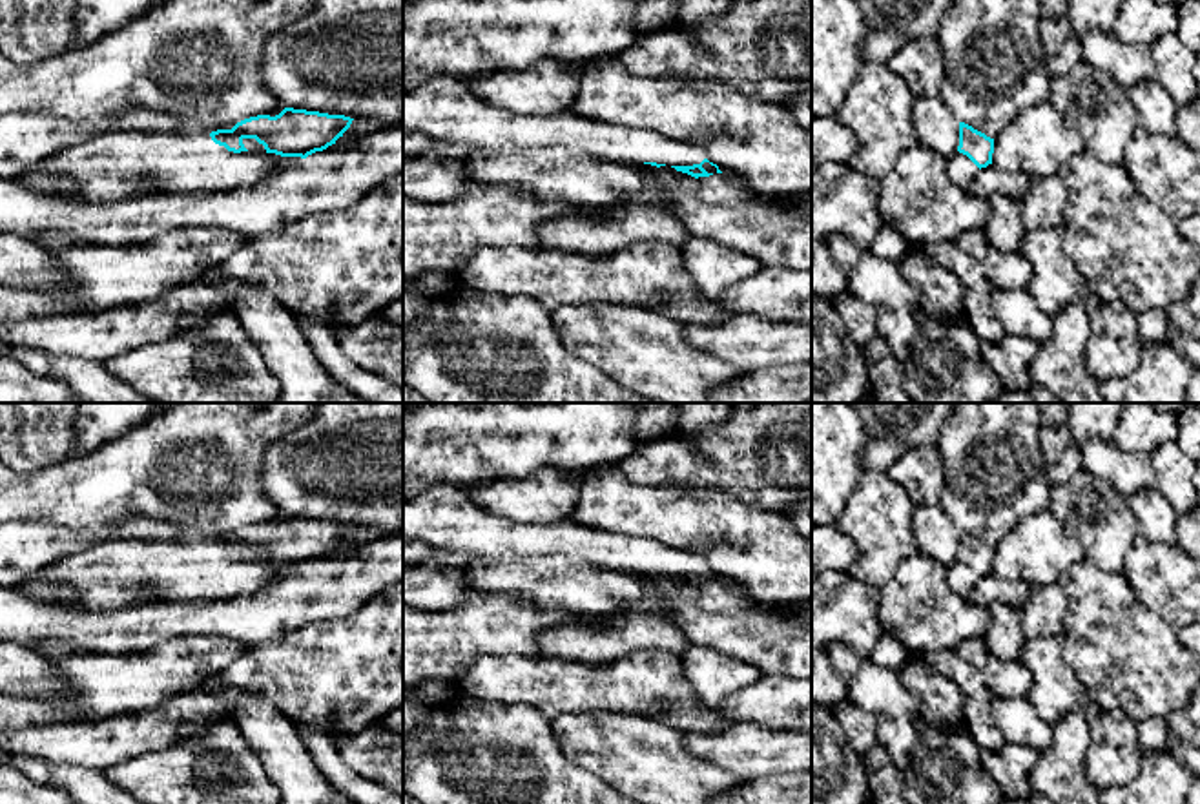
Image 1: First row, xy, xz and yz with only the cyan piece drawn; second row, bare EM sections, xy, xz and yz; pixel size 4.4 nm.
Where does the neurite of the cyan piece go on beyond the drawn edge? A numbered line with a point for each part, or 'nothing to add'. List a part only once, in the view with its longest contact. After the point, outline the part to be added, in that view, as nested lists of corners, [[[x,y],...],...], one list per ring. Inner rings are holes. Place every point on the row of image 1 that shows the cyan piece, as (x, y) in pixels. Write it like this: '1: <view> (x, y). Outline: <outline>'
1: xy (119, 164). Outline: [[[202,128],[184,135],[108,131],[40,160],[35,166],[40,175],[71,186],[35,191],[71,204],[113,204],[151,193],[250,186],[290,164],[272,153],[228,151]]]

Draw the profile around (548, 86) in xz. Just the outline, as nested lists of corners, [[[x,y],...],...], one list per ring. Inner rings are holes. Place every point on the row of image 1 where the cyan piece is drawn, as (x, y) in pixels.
[[[540,58],[522,69],[494,69],[483,78],[461,78],[485,102],[522,115],[567,111],[580,88],[576,62]]]

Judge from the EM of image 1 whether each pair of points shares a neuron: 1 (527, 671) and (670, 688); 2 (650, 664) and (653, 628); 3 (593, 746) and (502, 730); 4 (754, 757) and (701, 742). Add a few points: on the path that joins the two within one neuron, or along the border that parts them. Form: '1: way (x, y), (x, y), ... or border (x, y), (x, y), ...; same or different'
1: way (562, 688), (635, 688); same
2: border (681, 655), (637, 651), (611, 666); different
3: border (549, 721), (549, 730), (560, 752), (586, 770); different
4: way (741, 750), (713, 748); same

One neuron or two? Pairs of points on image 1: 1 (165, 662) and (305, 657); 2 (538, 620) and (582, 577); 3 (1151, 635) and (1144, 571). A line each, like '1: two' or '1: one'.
1: two
2: two
3: two

